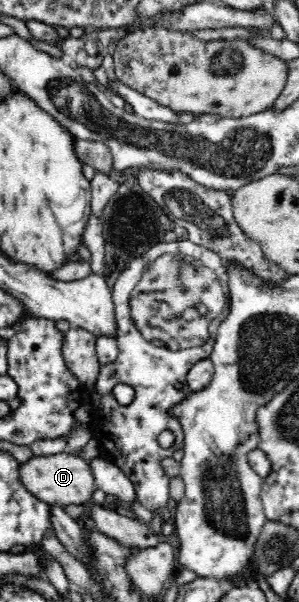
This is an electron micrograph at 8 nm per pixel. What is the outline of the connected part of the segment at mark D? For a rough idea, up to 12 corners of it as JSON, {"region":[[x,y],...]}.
{"region":[[70,451],[31,457],[19,479],[50,506],[83,505],[97,489]]}

